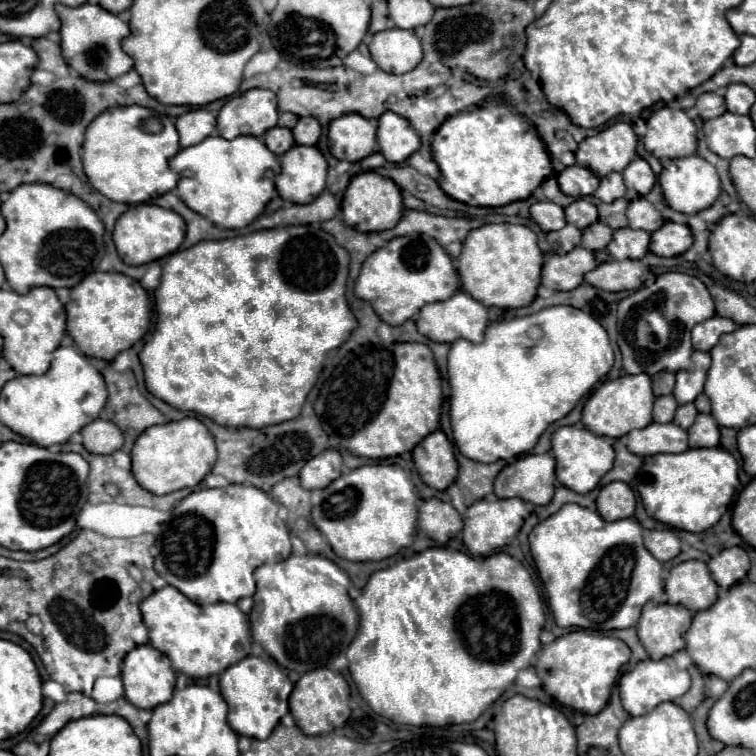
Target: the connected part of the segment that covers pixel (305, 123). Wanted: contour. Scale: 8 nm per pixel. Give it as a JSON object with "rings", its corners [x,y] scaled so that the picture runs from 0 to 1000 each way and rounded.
{"rings":[[[409,153],[409,156],[396,156],[396,161],[388,169],[388,183],[393,190],[401,193],[417,193],[425,180],[425,167],[422,159]]]}

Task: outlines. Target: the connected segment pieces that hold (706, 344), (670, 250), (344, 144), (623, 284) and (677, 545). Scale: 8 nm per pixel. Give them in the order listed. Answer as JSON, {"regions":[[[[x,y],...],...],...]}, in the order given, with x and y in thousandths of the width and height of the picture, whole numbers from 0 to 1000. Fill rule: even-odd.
{"regions":[[[[943,418],[943,421],[919,431],[919,437],[917,437],[917,460],[927,463],[927,466],[938,466],[951,452],[954,442],[970,439],[972,434],[975,434],[975,429],[970,423]]],[[[880,294],[872,304],[861,310],[858,331],[869,339],[898,339],[909,333],[917,323],[917,310],[906,296]]],[[[478,151],[443,156],[435,167],[435,190],[446,212],[475,214],[496,201],[496,167]]],[[[824,344],[824,347],[798,347],[782,362],[776,362],[774,373],[800,386],[821,386],[821,384],[845,384],[856,370],[858,354],[848,344]]],[[[885,698],[853,704],[853,722],[856,722],[856,728],[861,728],[861,733],[872,743],[882,743],[901,730],[901,714]]]]}

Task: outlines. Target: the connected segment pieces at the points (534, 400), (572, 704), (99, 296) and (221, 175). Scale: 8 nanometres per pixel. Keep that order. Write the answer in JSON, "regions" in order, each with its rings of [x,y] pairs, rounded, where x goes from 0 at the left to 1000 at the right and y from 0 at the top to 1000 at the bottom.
{"regions":[[[[729,405],[702,418],[647,429],[636,455],[602,450],[594,463],[594,548],[607,598],[628,611],[681,608],[702,598],[724,563],[750,550],[763,532],[803,497],[808,484],[811,460],[800,434],[771,410],[755,405]]],[[[763,833],[718,854],[710,865],[708,886],[716,897],[718,913],[739,931],[774,944],[790,944],[803,931],[821,881],[832,873],[832,868],[835,860],[824,847],[782,833]]],[[[120,360],[104,378],[94,381],[94,397],[86,402],[89,410],[89,442],[99,450],[102,460],[120,471],[147,479],[157,466],[171,463],[176,455],[181,455],[192,439],[197,437],[197,392],[189,384],[189,378],[157,360]]],[[[276,180],[226,209],[226,222],[234,228],[255,228],[255,235],[237,238],[234,257],[253,278],[292,304],[319,304],[348,283],[364,254],[364,235],[372,225],[369,209],[337,180],[316,180],[311,185]]]]}

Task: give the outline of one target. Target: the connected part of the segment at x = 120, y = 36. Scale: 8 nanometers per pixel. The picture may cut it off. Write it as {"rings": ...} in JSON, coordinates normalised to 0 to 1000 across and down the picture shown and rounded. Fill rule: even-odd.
{"rings":[[[75,5],[81,24],[81,69],[86,82],[112,106],[144,108],[176,90],[176,79],[163,69],[160,56],[171,48],[171,34],[155,19],[136,13],[131,5],[107,5],[102,11]]]}

